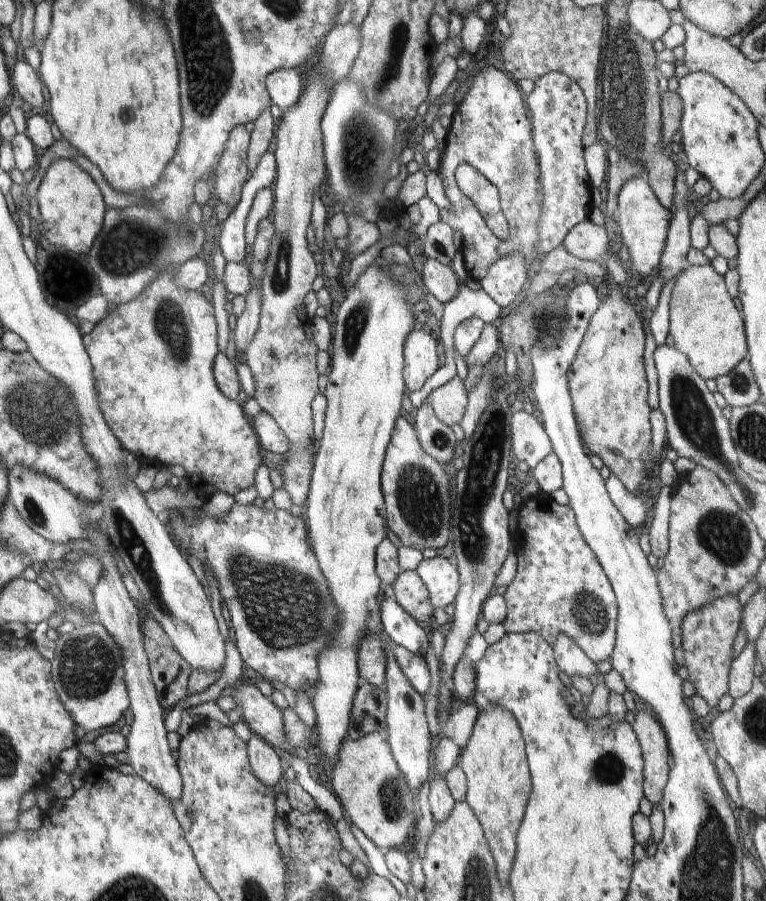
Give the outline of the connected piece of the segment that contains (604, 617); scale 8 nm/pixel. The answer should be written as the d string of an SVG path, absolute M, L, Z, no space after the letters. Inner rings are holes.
M548 493L523 501L518 507L513 539L518 563L515 578L502 595L507 604L507 615L502 623L506 632L535 632L543 636L551 647L559 634L565 634L593 663L610 660L617 629L617 598L596 555L586 544L572 508L554 502Z

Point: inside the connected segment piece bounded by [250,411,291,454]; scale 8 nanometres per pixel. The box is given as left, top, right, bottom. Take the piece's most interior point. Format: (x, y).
(271, 438)

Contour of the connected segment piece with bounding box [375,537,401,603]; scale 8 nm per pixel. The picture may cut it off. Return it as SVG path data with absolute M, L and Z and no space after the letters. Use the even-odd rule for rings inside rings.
M388 537L382 540L378 548L376 548L375 567L378 578L382 581L382 590L380 590L382 596L376 597L379 603L379 600L387 593L392 595L391 586L401 572L399 569L399 550L392 544Z

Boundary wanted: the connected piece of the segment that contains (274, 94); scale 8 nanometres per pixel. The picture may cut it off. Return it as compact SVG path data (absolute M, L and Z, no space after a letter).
M278 69L265 78L272 105L278 107L281 112L288 110L300 98L302 92L300 71L298 69Z

